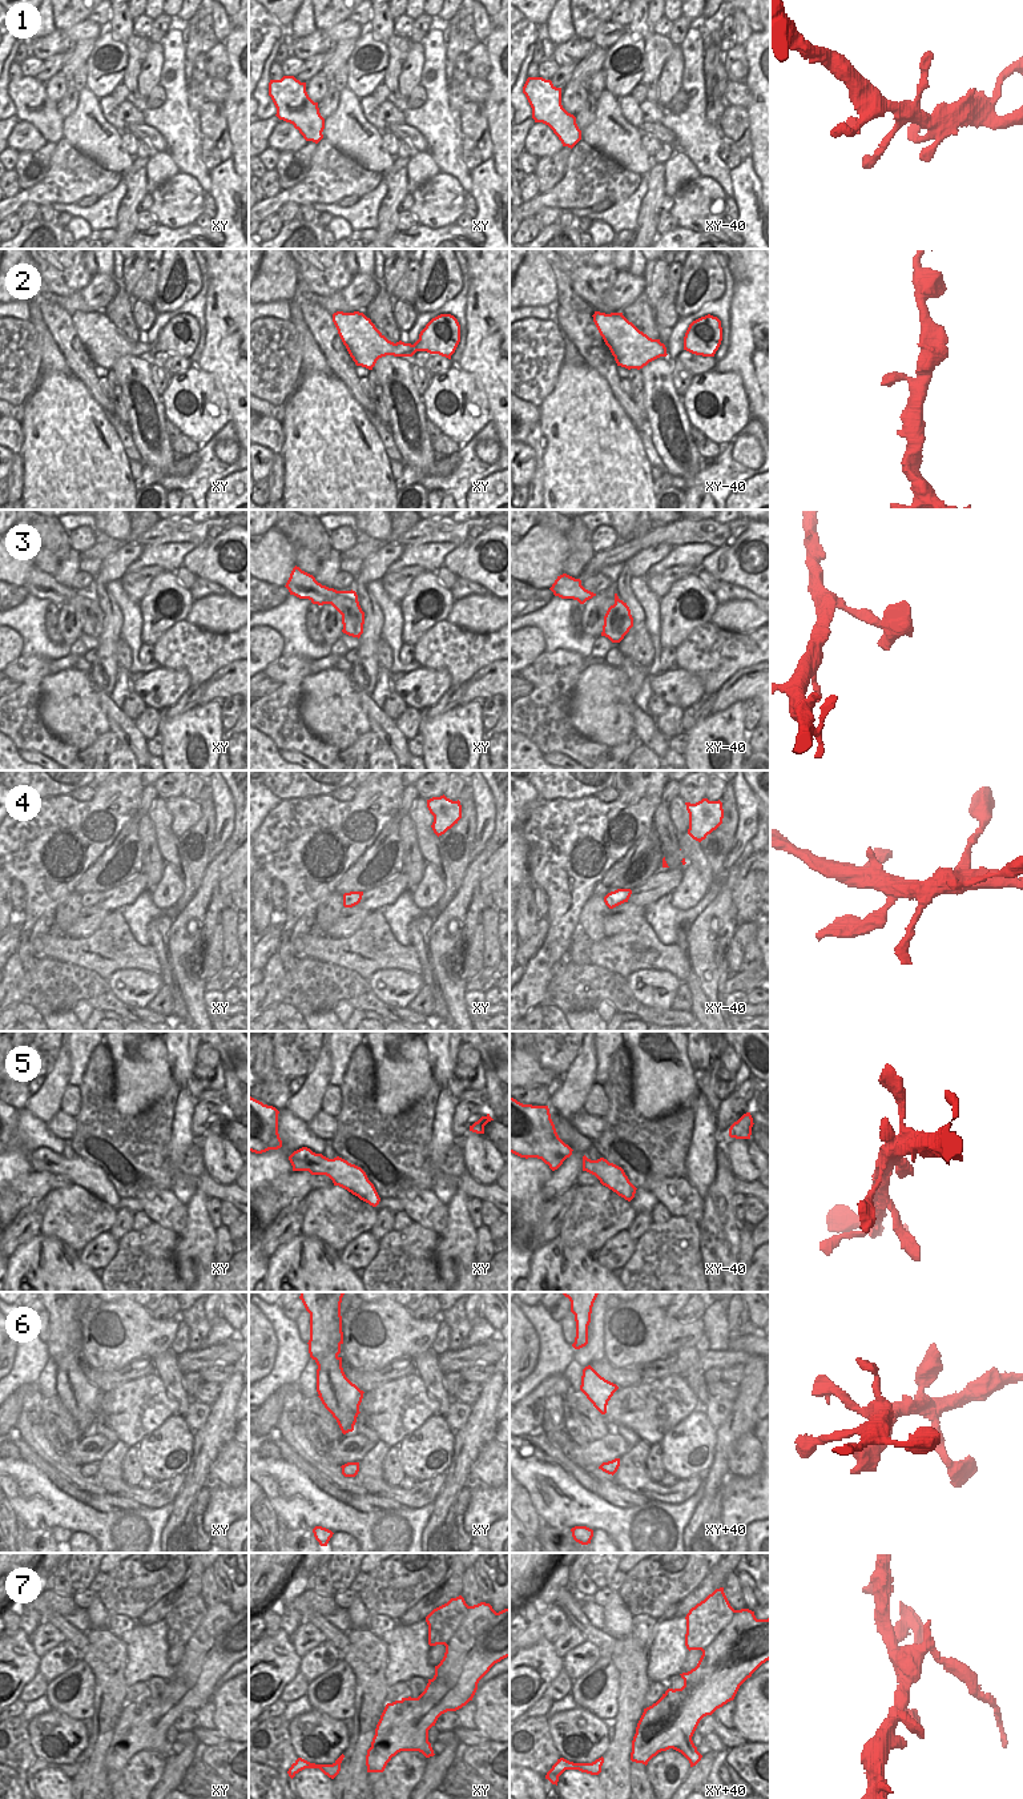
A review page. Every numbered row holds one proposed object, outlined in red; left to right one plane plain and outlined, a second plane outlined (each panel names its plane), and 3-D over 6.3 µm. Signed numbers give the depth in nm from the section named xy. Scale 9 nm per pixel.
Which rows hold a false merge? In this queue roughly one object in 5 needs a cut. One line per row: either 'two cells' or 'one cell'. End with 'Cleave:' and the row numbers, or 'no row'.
1: one cell
2: one cell
3: one cell
4: one cell
5: one cell
6: one cell
7: one cell
Cleave: no row

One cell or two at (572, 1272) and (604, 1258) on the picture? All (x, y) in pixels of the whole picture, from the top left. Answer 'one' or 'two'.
two

